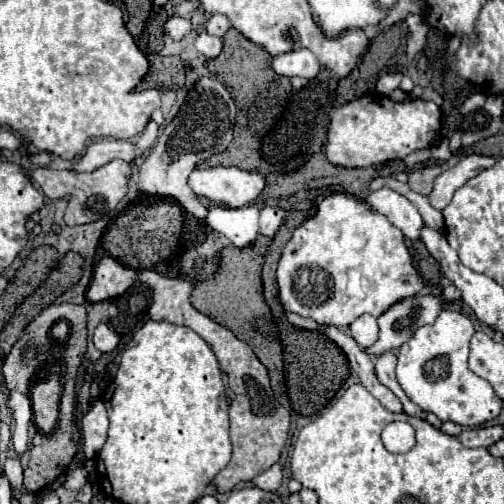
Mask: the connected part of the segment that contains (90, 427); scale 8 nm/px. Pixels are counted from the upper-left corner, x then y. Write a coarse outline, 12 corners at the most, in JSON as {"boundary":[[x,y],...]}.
{"boundary":[[105,407],[81,421],[85,457],[95,459],[107,439]]}

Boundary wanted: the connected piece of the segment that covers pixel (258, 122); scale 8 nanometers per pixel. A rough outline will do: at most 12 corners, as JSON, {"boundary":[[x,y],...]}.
{"boundary":[[237,29],[209,73],[237,105],[235,137],[209,167],[257,171],[263,131],[291,95],[273,57]]}

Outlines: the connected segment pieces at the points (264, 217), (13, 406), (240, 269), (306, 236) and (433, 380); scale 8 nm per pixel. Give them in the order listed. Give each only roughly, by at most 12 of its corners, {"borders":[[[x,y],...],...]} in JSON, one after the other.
{"borders":[[[261,209],[261,235],[277,233],[285,211]],[[9,391],[7,409],[15,419],[13,443],[21,455],[27,449],[27,429],[33,417],[31,401]],[[269,239],[225,247],[197,311],[245,339],[283,389],[283,355],[263,299]],[[335,193],[293,231],[285,311],[335,327],[423,283],[403,233]],[[443,309],[399,347],[399,385],[443,423],[503,409],[467,365],[475,327]]]}

